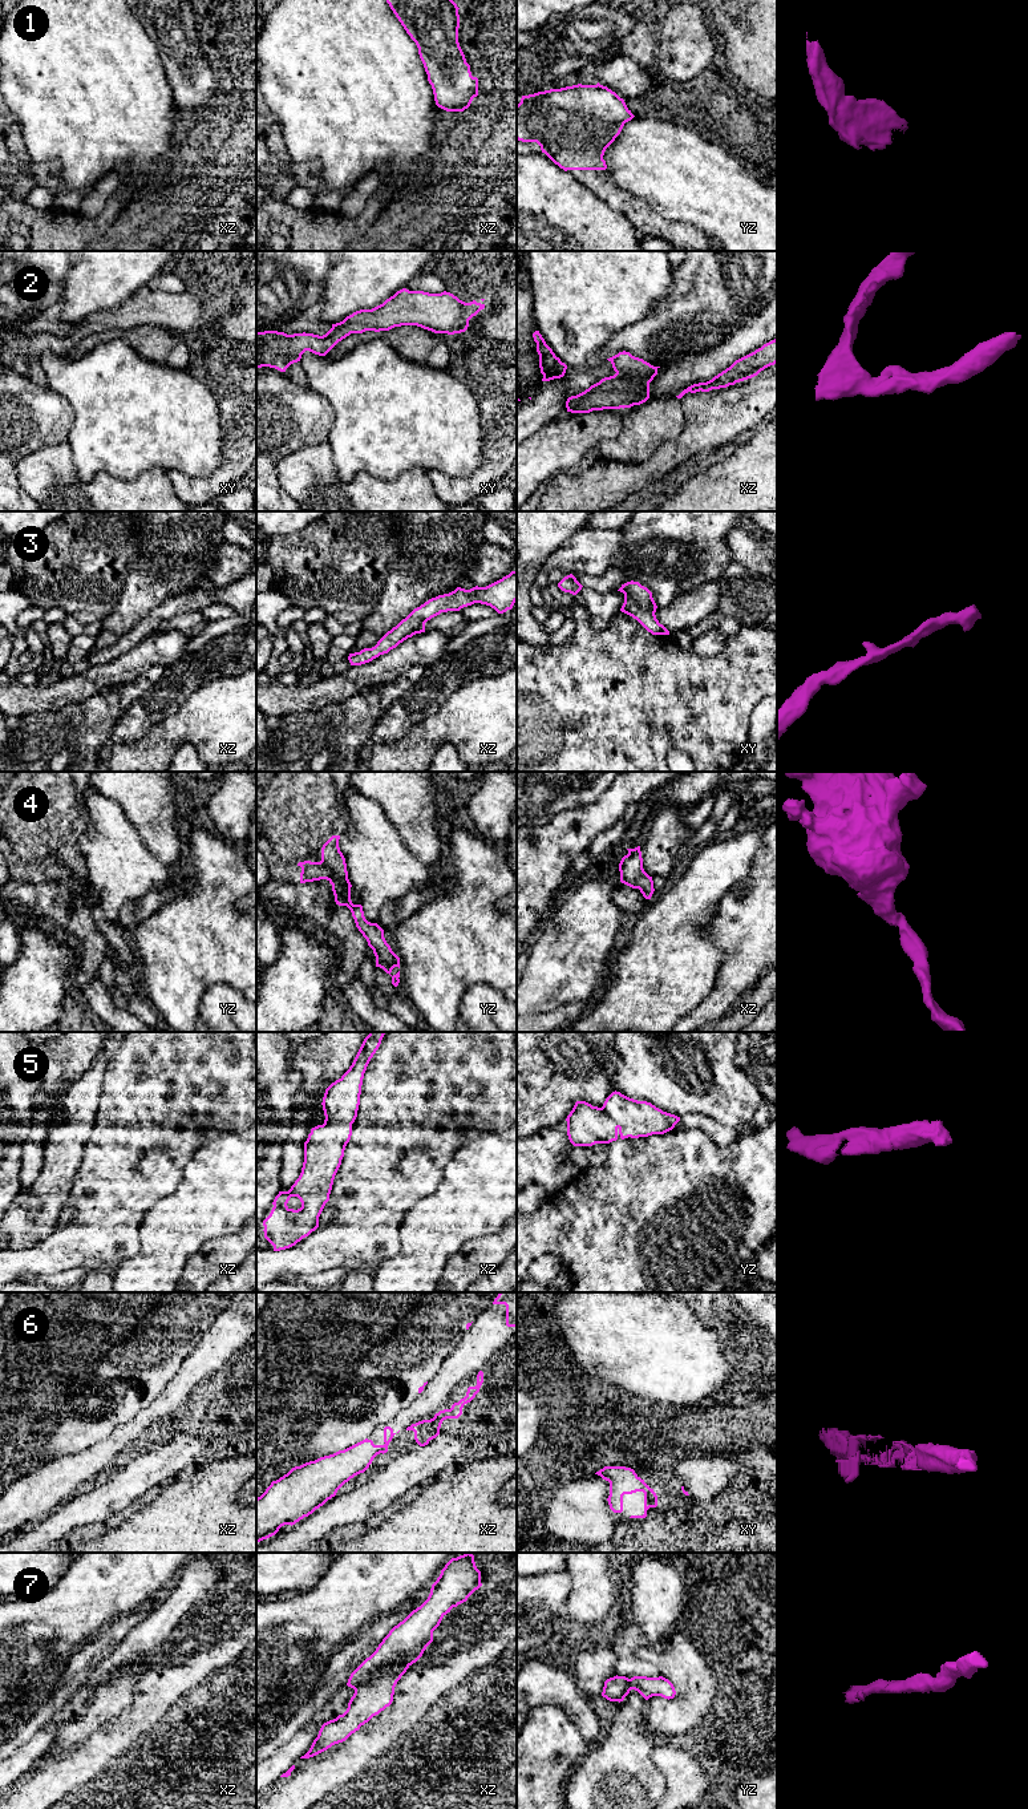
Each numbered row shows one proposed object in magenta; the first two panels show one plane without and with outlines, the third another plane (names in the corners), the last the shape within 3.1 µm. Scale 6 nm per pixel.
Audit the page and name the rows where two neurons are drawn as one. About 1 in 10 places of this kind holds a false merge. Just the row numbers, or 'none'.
none

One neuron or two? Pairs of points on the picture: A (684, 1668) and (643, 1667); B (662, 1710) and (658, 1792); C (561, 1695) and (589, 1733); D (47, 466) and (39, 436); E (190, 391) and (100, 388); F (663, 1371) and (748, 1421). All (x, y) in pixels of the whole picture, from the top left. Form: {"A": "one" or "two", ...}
{"A": "two", "B": "two", "C": "one", "D": "two", "E": "one", "F": "one"}

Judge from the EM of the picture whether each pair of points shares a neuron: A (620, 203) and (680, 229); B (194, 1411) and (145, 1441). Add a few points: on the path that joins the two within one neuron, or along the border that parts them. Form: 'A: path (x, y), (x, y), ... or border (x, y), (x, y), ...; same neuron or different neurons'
A: path (635, 209), (650, 223), (666, 229); same neuron
B: border (140, 1429), (150, 1429), (153, 1439), (161, 1447); different neurons

